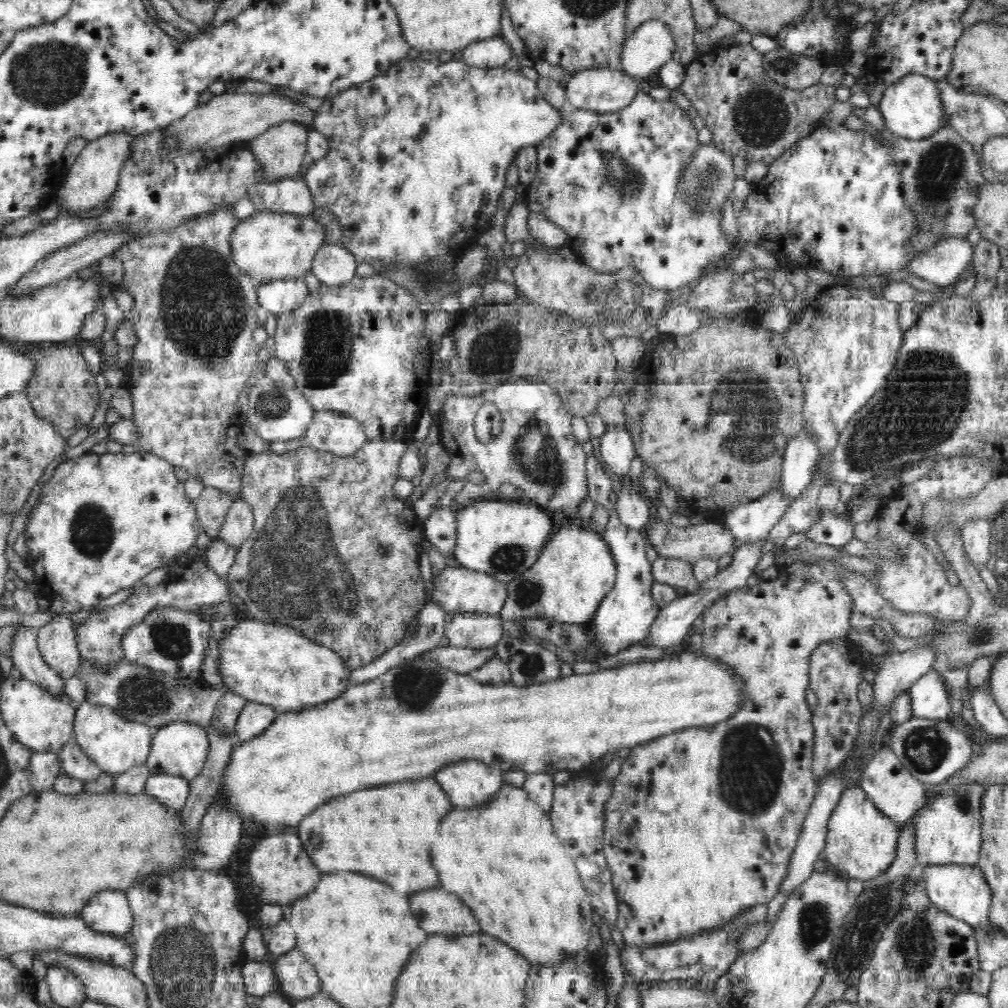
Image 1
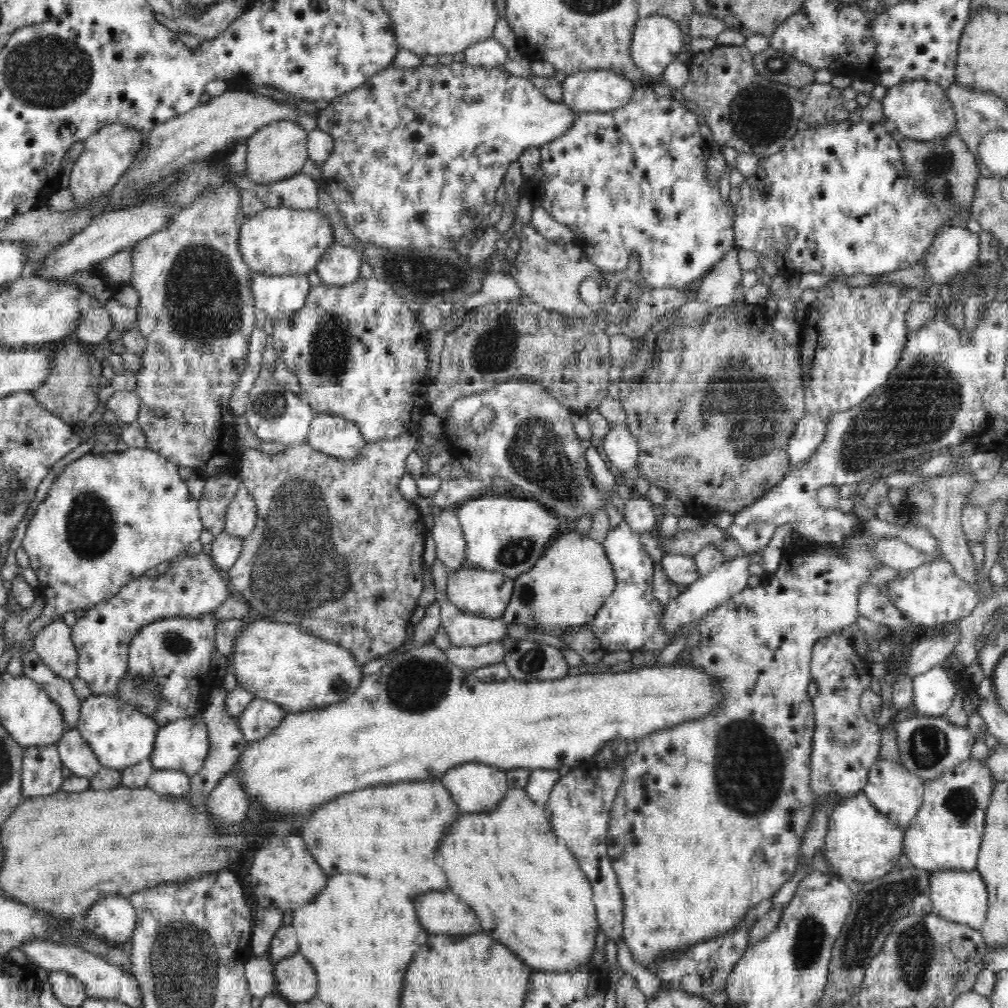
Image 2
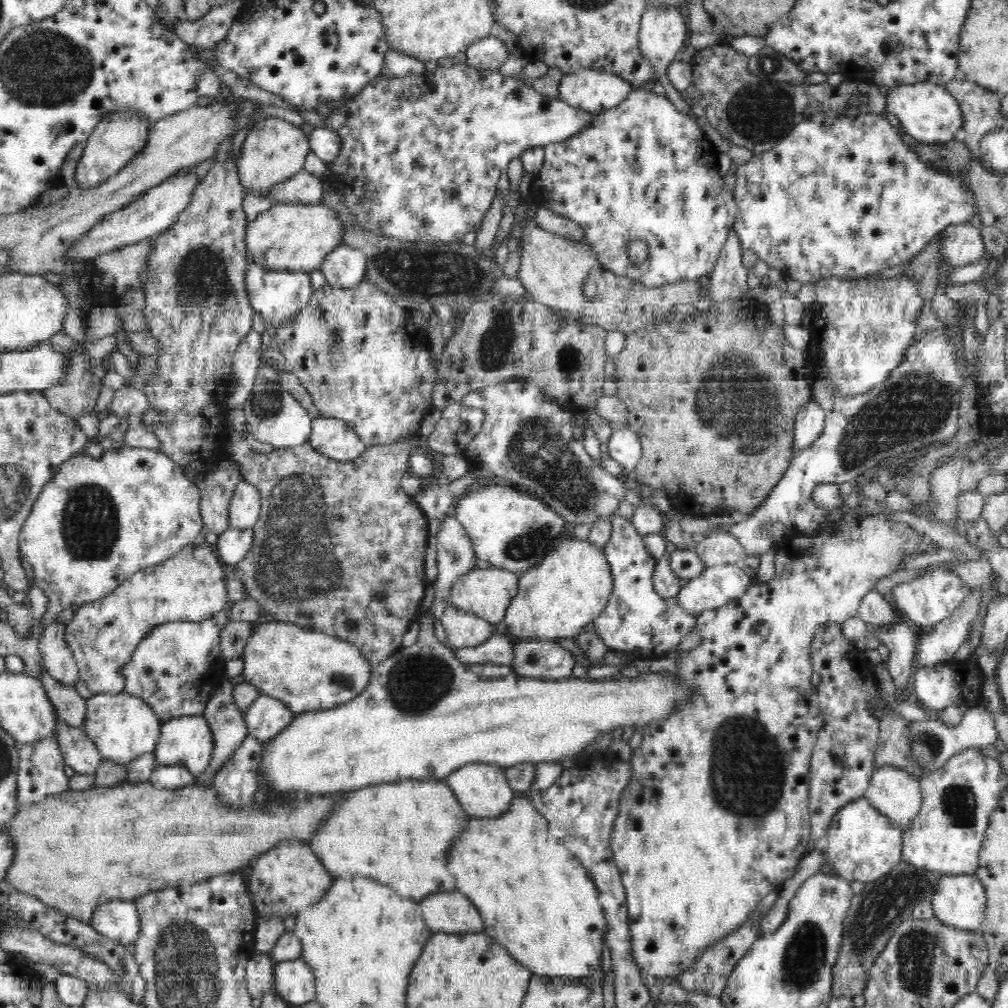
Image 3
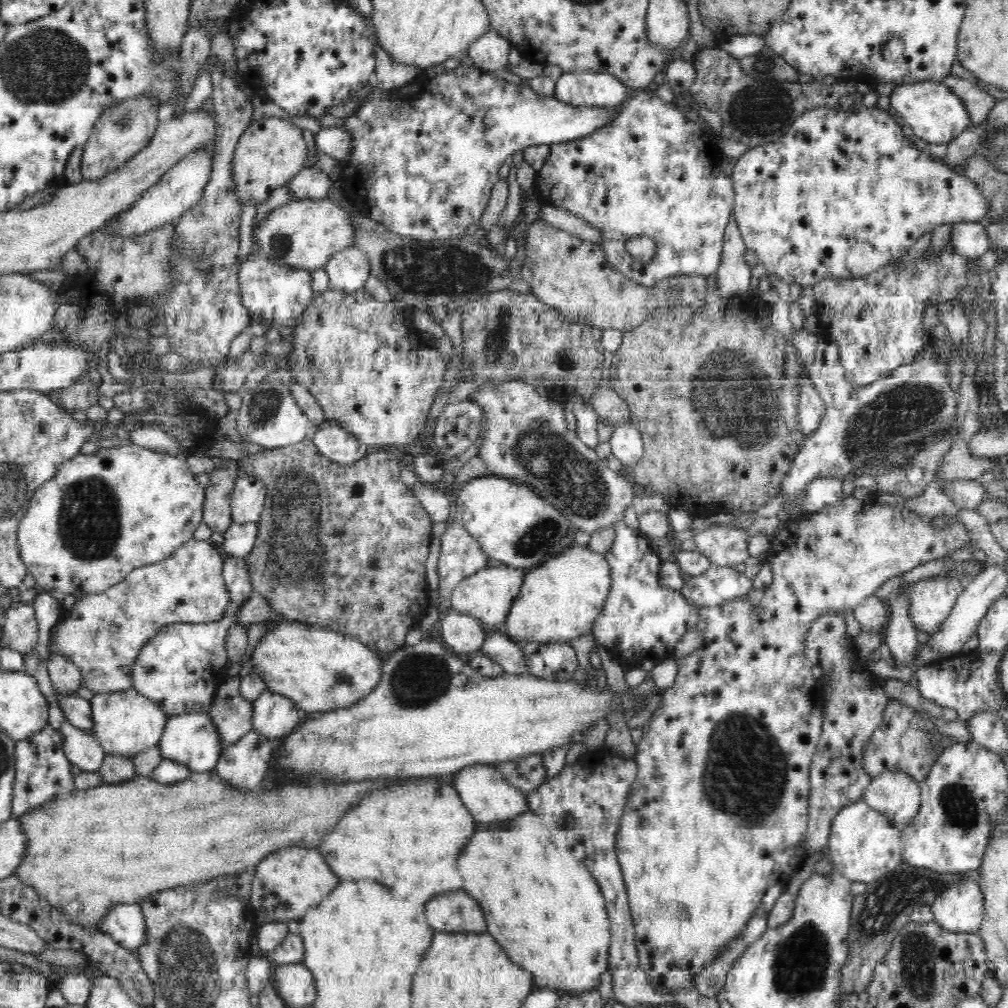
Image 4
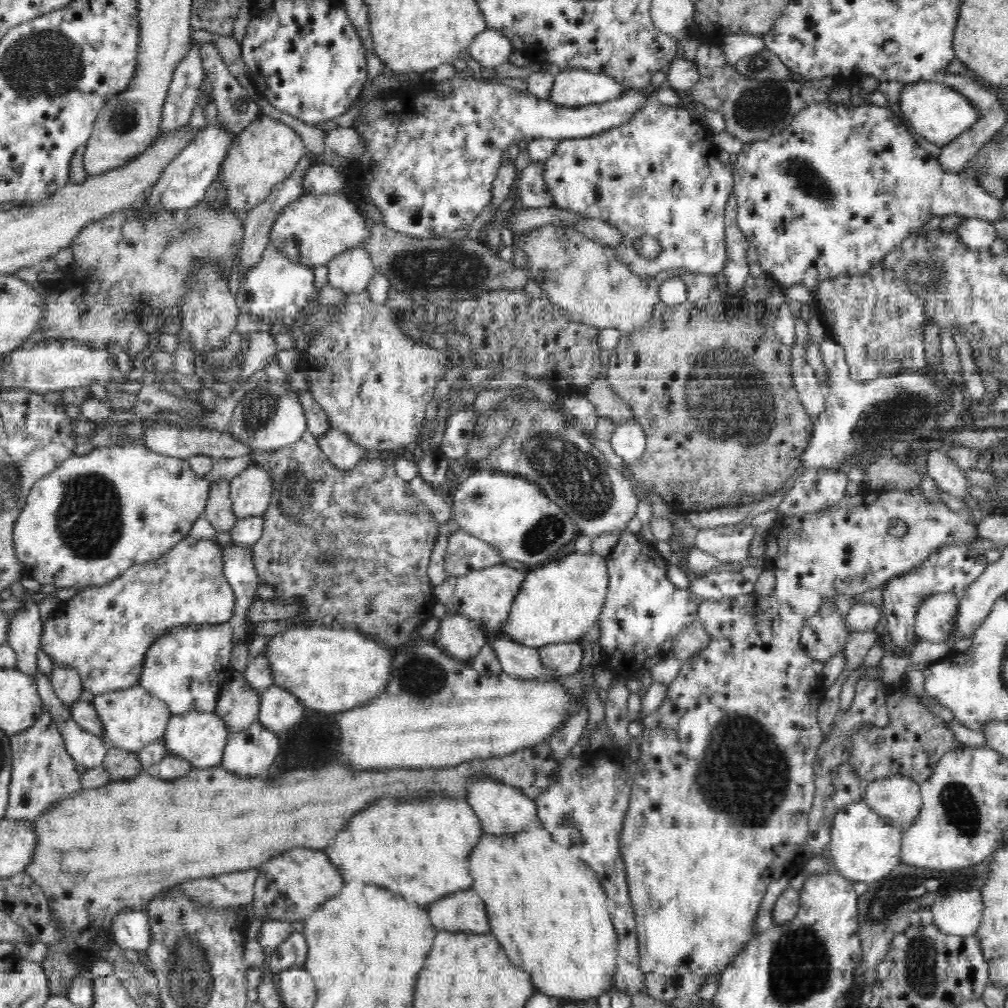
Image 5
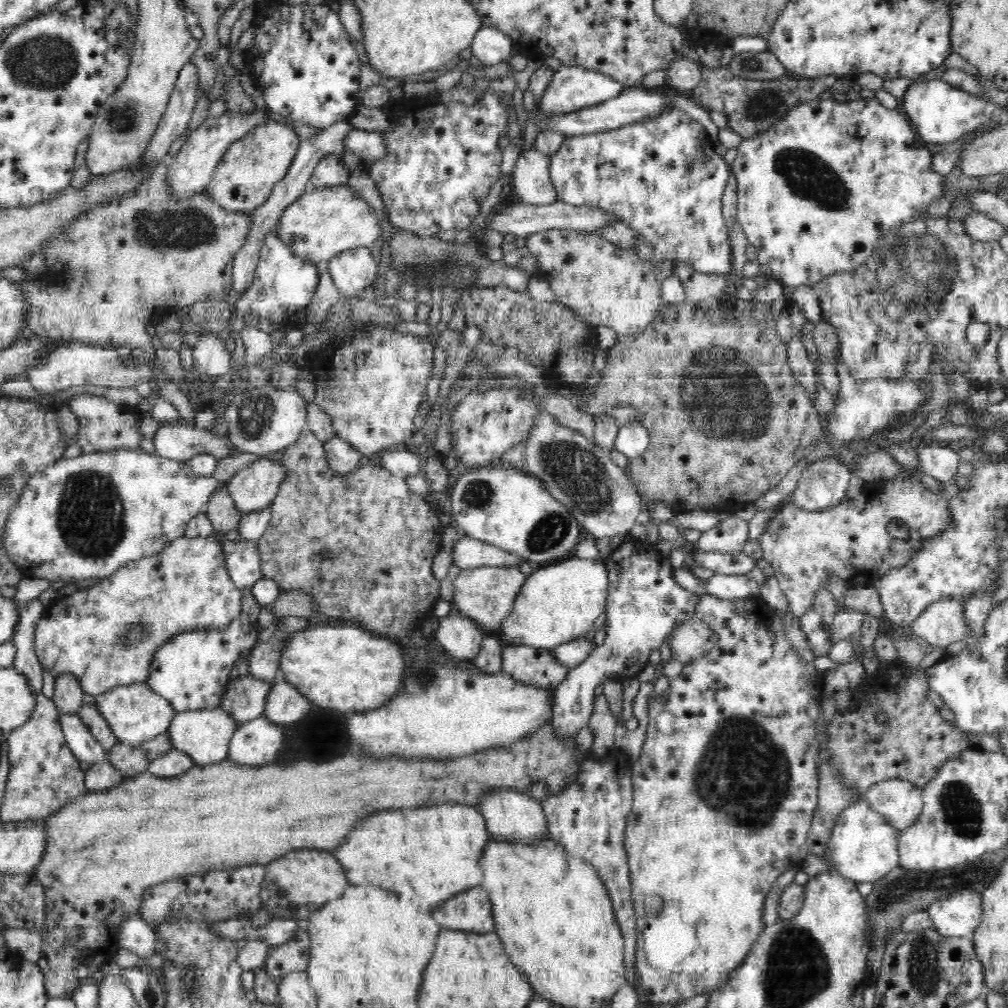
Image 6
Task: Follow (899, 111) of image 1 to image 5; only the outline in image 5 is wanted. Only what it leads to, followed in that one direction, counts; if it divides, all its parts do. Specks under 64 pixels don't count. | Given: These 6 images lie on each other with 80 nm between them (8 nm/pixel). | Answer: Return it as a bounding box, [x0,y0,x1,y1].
[899,80,982,146]

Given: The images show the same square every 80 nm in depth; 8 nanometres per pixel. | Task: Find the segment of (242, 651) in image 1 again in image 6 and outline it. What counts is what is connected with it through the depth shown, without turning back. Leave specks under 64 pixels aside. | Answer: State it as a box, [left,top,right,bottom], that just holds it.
[278,626,404,713]

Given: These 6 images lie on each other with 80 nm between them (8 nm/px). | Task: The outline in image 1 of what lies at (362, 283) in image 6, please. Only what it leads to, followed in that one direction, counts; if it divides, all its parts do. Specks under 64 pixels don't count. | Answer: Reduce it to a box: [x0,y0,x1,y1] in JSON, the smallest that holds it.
[311,243,357,286]

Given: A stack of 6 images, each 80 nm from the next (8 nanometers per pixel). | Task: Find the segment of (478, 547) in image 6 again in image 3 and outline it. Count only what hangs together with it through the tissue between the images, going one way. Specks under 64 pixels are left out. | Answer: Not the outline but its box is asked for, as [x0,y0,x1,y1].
[429,515,482,619]

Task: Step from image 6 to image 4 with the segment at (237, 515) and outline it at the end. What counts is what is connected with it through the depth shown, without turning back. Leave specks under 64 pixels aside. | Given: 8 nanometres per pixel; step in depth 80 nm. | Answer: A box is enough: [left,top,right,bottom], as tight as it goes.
[203,460,239,533]

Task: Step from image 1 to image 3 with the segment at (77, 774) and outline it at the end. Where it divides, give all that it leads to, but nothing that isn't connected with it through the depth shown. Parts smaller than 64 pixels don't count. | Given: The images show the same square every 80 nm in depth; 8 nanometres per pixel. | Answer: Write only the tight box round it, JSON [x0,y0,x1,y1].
[54,718,104,775]

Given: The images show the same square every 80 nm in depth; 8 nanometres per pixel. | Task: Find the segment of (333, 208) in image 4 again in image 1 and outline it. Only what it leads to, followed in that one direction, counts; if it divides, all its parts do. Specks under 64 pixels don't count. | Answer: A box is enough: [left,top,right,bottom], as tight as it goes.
[229,211,324,284]

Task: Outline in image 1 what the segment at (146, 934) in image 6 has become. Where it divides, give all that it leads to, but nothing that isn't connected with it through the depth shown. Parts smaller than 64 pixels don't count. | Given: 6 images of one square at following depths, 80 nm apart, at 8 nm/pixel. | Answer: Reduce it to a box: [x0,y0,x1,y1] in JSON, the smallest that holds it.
[82,891,134,938]

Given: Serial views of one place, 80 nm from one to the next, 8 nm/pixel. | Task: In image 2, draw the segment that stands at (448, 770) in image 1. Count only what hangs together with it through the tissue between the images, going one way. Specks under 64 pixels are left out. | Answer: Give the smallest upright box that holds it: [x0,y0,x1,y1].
[440,763,510,813]

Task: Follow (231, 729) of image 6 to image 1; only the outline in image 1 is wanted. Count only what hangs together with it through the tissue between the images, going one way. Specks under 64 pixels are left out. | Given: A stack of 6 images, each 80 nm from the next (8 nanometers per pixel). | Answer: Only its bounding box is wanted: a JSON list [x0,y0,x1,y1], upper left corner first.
[146,721,210,781]

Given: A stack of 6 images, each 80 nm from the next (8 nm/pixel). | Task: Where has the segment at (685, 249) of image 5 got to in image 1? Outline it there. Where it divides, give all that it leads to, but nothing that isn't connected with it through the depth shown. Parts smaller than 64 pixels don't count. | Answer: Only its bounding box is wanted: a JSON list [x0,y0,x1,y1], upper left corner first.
[526,90,733,292]

